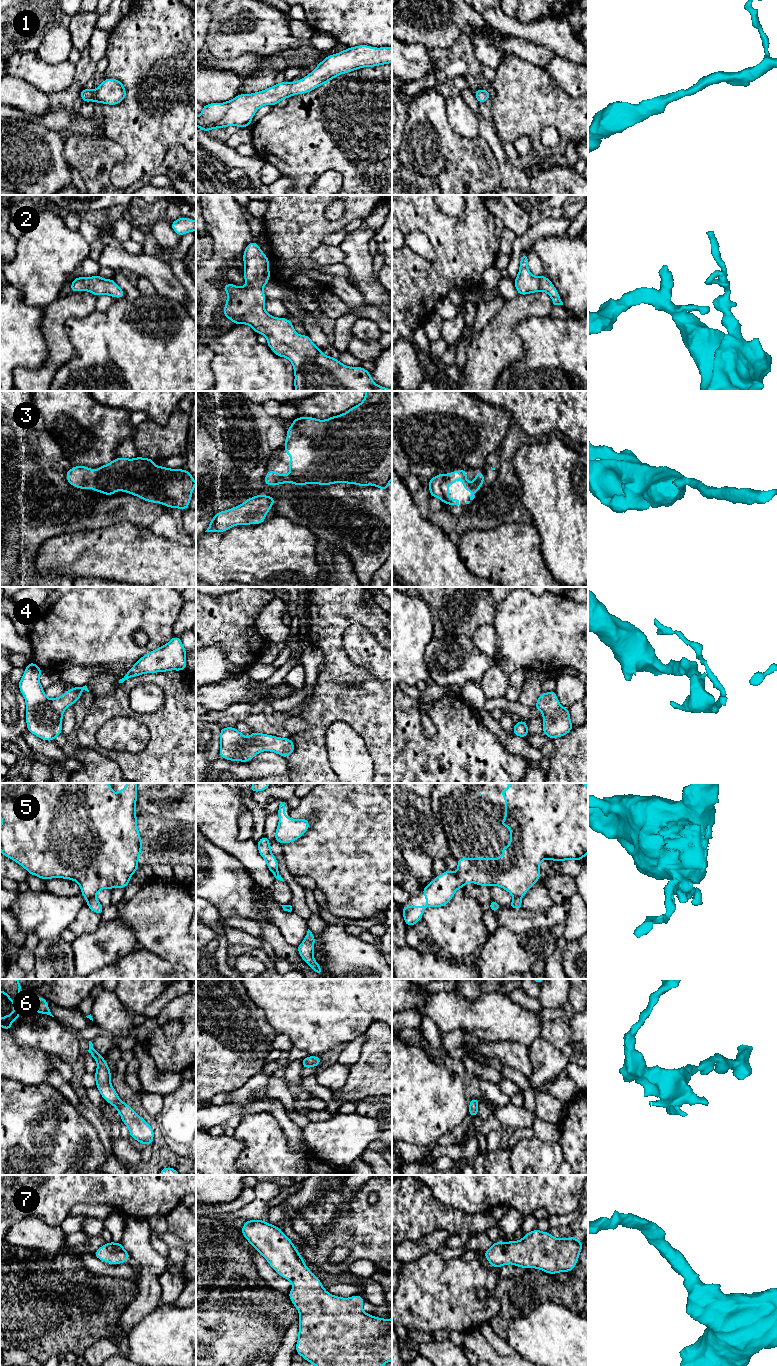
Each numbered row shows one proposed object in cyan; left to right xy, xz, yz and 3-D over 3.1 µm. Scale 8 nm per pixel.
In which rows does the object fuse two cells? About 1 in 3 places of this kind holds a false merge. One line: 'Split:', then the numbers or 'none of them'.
Split: 5

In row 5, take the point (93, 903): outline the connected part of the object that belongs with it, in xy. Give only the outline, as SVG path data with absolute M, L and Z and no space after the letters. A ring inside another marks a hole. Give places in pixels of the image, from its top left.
M95 897L87 899L86 904L93 912L99 915L103 913L103 910L104 910L103 906L100 904L100 902Z

